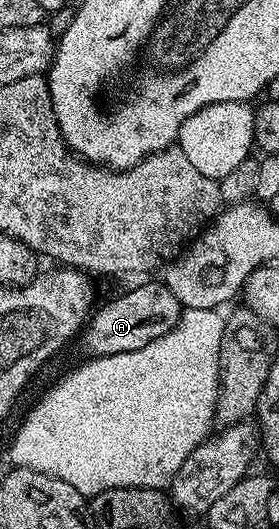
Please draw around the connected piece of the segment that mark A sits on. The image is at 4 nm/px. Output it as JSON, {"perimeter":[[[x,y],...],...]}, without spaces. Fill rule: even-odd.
{"perimeter":[[[144,279],[141,285],[136,285],[133,289],[125,291],[121,297],[112,297],[104,306],[97,308],[83,326],[82,337],[84,335],[84,349],[89,358],[109,357],[110,355],[118,355],[119,353],[129,353],[130,351],[138,351],[142,347],[146,347],[154,343],[154,339],[162,339],[162,335],[166,335],[178,323],[182,308],[178,299],[174,297],[168,290],[163,280],[148,281],[152,279]]]}

